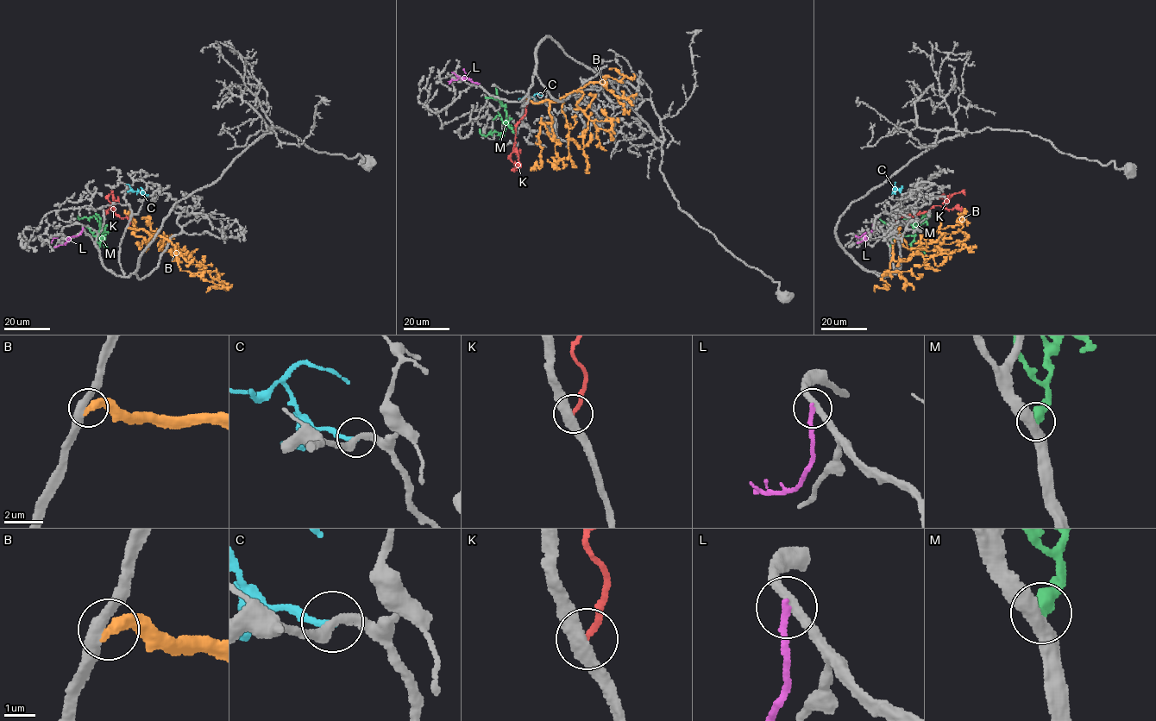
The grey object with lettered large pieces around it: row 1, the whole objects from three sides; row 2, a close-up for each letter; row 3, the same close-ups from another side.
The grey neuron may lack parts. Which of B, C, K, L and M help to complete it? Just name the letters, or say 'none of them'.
none of them

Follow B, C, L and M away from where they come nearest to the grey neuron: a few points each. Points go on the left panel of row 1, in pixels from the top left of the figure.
B: (127, 228), (164, 237), (174, 246), (180, 261), (172, 260), (183, 255), (174, 253), (178, 245)
C: (147, 196), (133, 191), (126, 184)
L: (83, 227), (78, 235), (69, 236), (64, 244), (54, 247)
M: (98, 247), (99, 241), (104, 237), (102, 236), (100, 216), (79, 218), (79, 215)

